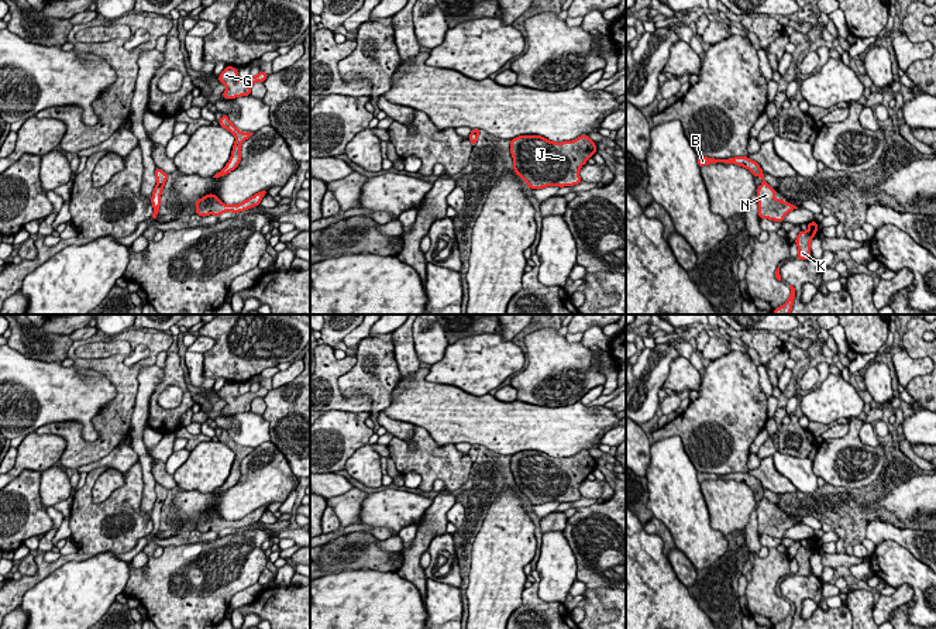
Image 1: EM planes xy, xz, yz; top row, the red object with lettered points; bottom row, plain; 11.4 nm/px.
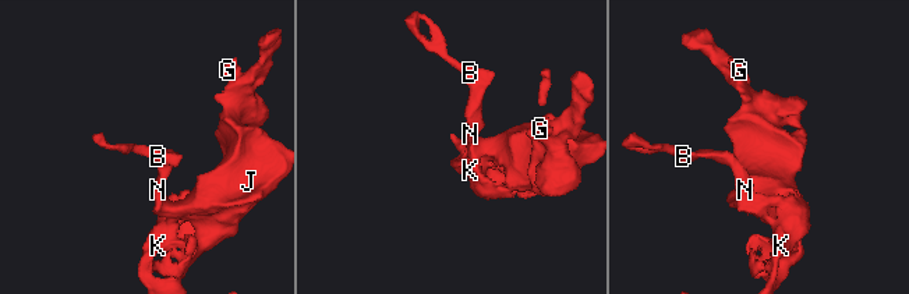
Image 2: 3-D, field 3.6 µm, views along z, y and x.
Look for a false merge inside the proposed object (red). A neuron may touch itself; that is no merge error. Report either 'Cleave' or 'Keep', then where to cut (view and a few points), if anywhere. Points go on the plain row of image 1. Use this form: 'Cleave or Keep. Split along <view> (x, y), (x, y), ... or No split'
Keep. No split

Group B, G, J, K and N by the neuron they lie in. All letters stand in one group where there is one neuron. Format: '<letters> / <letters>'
B G J K N

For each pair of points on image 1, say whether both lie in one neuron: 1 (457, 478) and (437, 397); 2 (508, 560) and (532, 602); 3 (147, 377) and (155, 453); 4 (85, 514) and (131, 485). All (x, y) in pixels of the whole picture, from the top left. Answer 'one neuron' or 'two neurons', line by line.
1: two neurons
2: two neurons
3: two neurons
4: one neuron

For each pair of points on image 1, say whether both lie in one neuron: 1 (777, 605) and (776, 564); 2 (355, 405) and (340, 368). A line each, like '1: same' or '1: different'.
1: same
2: same

